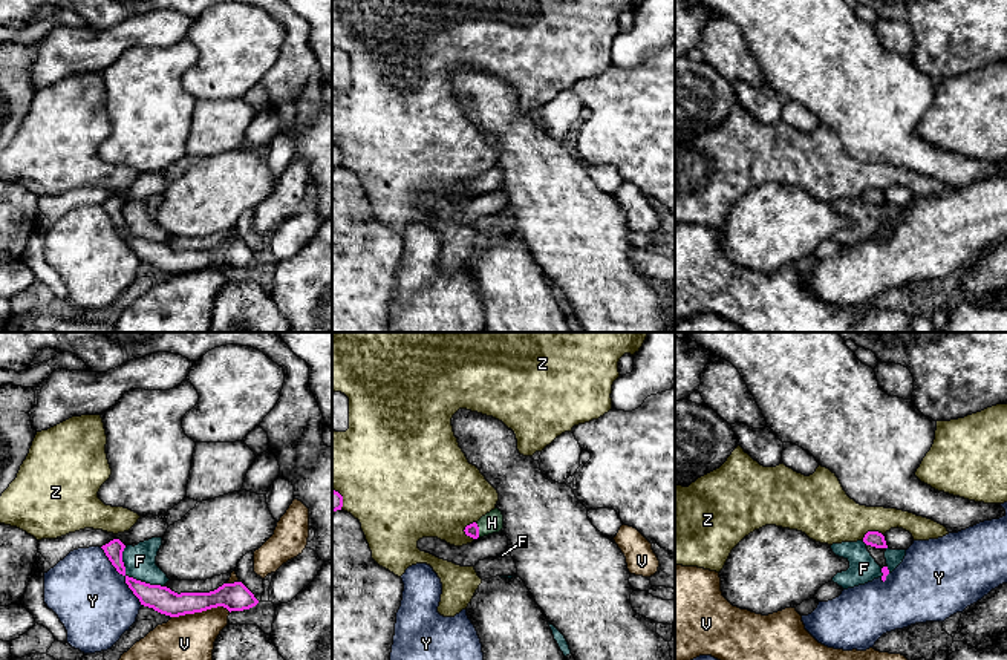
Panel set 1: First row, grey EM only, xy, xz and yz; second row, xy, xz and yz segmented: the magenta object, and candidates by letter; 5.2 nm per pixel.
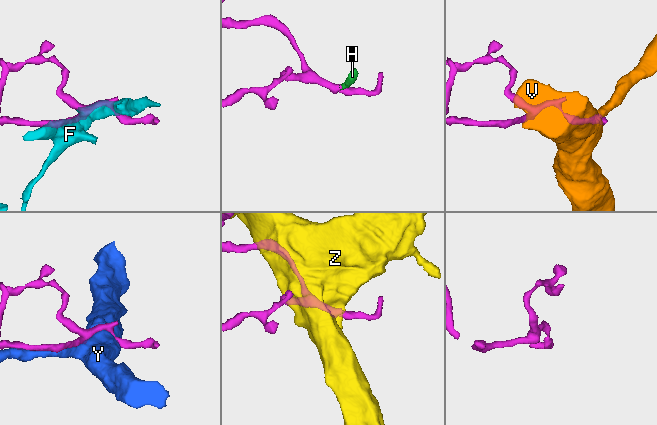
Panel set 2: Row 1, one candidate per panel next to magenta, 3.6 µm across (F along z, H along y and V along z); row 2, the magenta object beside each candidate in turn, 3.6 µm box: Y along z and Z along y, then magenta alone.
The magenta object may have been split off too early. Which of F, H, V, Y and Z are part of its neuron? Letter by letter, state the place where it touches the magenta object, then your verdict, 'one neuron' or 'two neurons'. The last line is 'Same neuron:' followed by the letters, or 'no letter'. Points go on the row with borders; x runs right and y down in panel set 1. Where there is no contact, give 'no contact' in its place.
F: xy (143, 582) | two neurons
H: xz (478, 530) | one neuron
V: xy (201, 611) | two neurons
Y: xy (123, 575) | two neurons
Z: xz (464, 530) | two neurons
Same neuron: H

